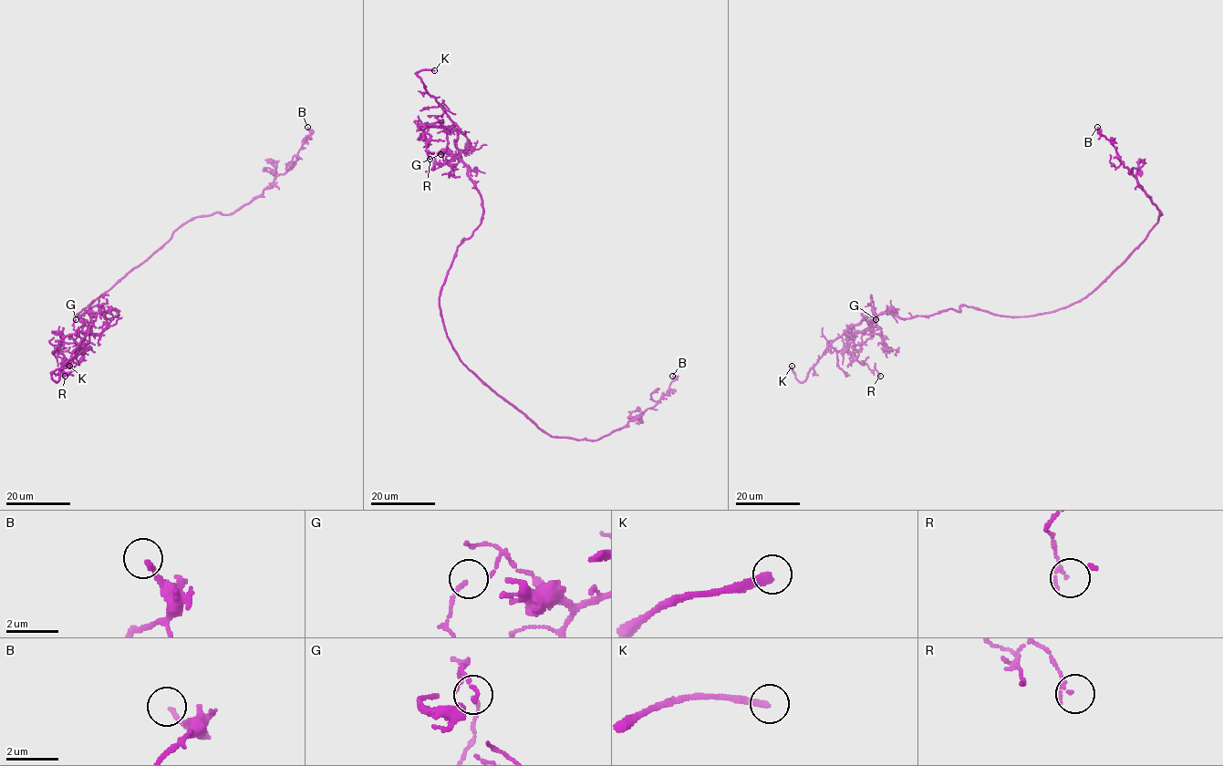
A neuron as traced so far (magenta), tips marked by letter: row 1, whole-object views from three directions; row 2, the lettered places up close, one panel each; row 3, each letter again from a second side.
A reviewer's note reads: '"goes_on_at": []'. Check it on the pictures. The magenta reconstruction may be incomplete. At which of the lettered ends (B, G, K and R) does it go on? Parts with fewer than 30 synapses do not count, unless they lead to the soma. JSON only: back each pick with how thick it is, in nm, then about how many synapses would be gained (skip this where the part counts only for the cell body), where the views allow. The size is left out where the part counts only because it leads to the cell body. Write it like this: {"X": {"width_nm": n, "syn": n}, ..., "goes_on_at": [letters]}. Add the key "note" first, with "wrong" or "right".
{"note": "wrong", "K": {"width_nm": 280}, "goes_on_at": ["K"]}

